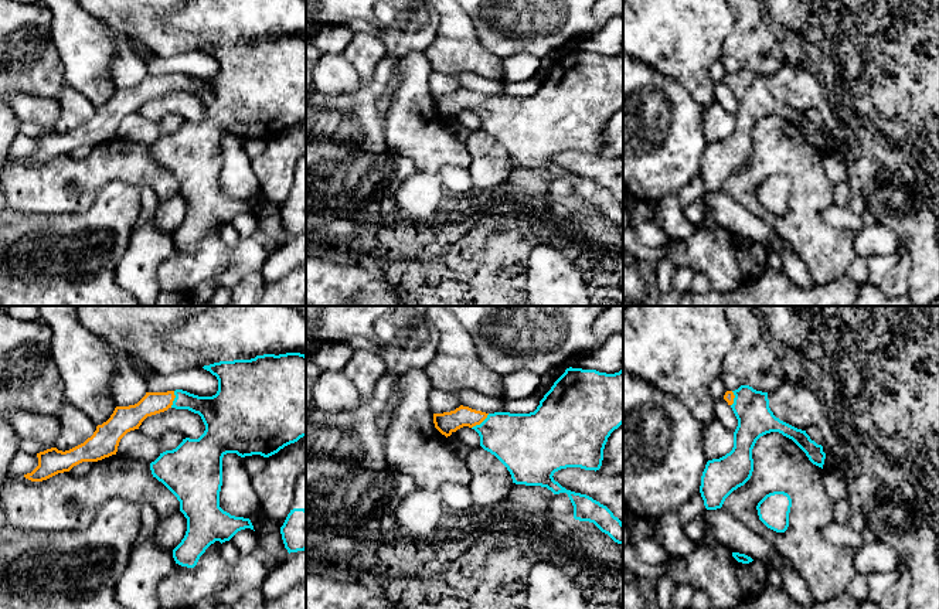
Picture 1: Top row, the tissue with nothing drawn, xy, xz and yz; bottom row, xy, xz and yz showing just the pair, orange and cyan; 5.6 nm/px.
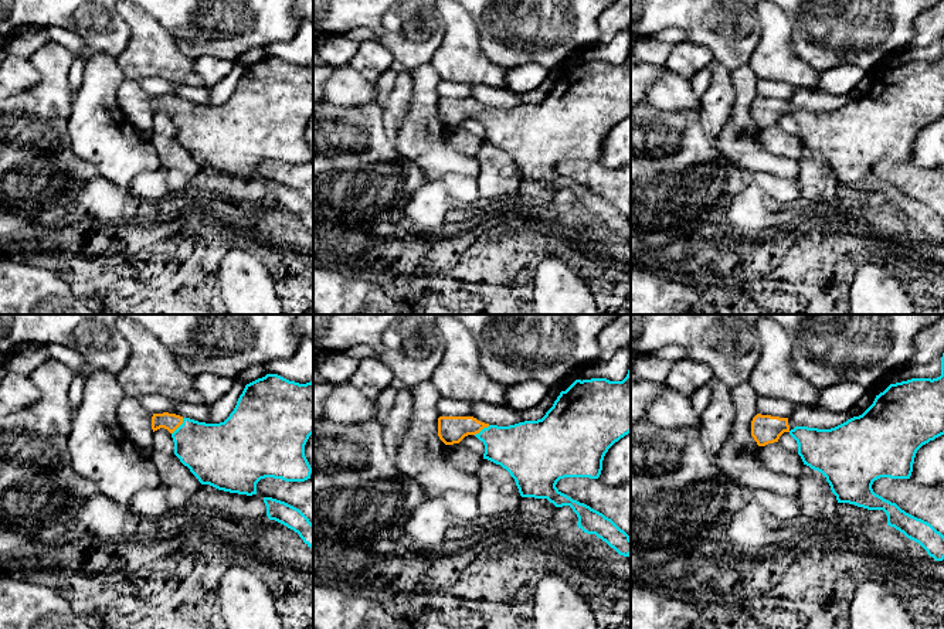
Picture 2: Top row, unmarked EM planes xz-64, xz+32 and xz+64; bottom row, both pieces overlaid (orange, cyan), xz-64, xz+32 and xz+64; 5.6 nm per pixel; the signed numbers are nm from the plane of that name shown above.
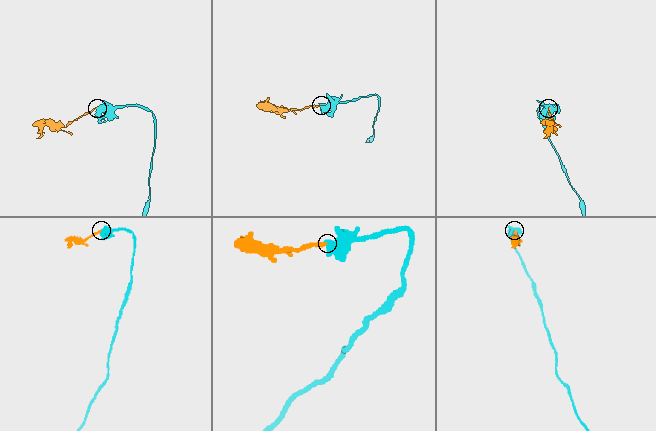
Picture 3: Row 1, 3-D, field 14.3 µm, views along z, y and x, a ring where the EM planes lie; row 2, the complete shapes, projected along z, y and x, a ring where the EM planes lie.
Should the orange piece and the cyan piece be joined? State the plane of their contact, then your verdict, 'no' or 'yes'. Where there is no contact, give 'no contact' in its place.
xz | yes

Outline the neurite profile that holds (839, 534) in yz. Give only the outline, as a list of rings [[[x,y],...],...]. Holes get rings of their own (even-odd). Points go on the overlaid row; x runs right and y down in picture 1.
[[[830,523],[823,533],[824,538],[838,547],[851,547],[857,550],[864,541],[864,533],[854,531],[847,523]]]

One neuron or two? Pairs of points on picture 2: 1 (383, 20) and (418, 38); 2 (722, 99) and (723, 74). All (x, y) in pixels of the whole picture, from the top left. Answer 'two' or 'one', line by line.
1: one
2: one

